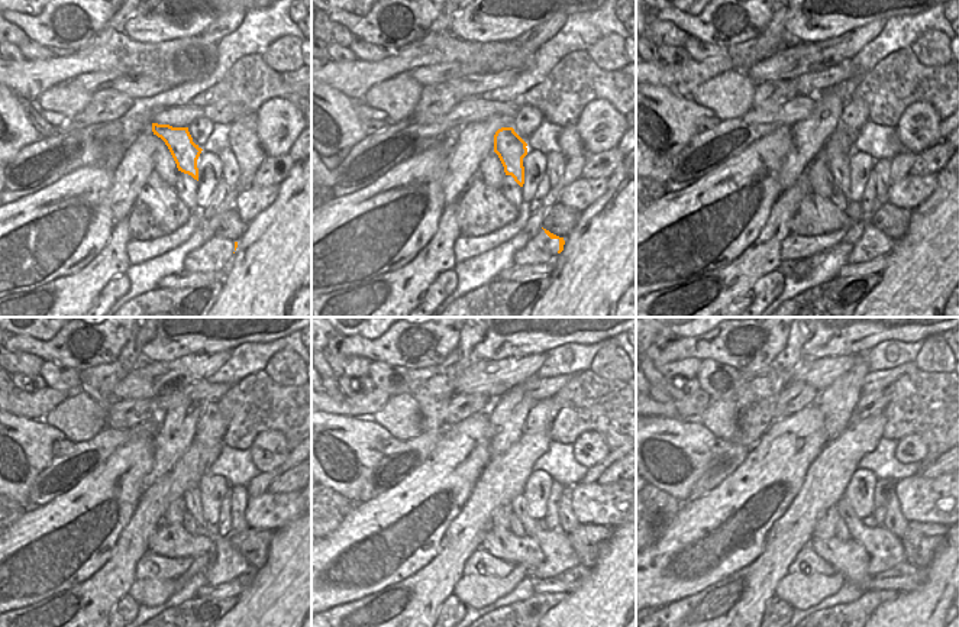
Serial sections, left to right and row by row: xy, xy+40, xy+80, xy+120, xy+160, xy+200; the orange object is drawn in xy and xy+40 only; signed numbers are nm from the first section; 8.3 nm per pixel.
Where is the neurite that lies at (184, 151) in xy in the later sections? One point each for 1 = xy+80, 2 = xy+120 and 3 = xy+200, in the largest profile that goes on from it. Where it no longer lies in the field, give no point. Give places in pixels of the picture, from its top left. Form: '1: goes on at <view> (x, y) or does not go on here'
1: goes on at xy+80 (839, 165)
2: goes on at xy+120 (222, 545)
3: goes on at xy+200 (885, 549)

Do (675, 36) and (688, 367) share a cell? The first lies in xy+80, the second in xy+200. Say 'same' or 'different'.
same

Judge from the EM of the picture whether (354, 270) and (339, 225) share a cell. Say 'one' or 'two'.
one

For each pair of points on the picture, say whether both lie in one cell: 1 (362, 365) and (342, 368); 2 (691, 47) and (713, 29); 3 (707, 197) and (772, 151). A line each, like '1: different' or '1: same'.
1: same
2: different
3: same

